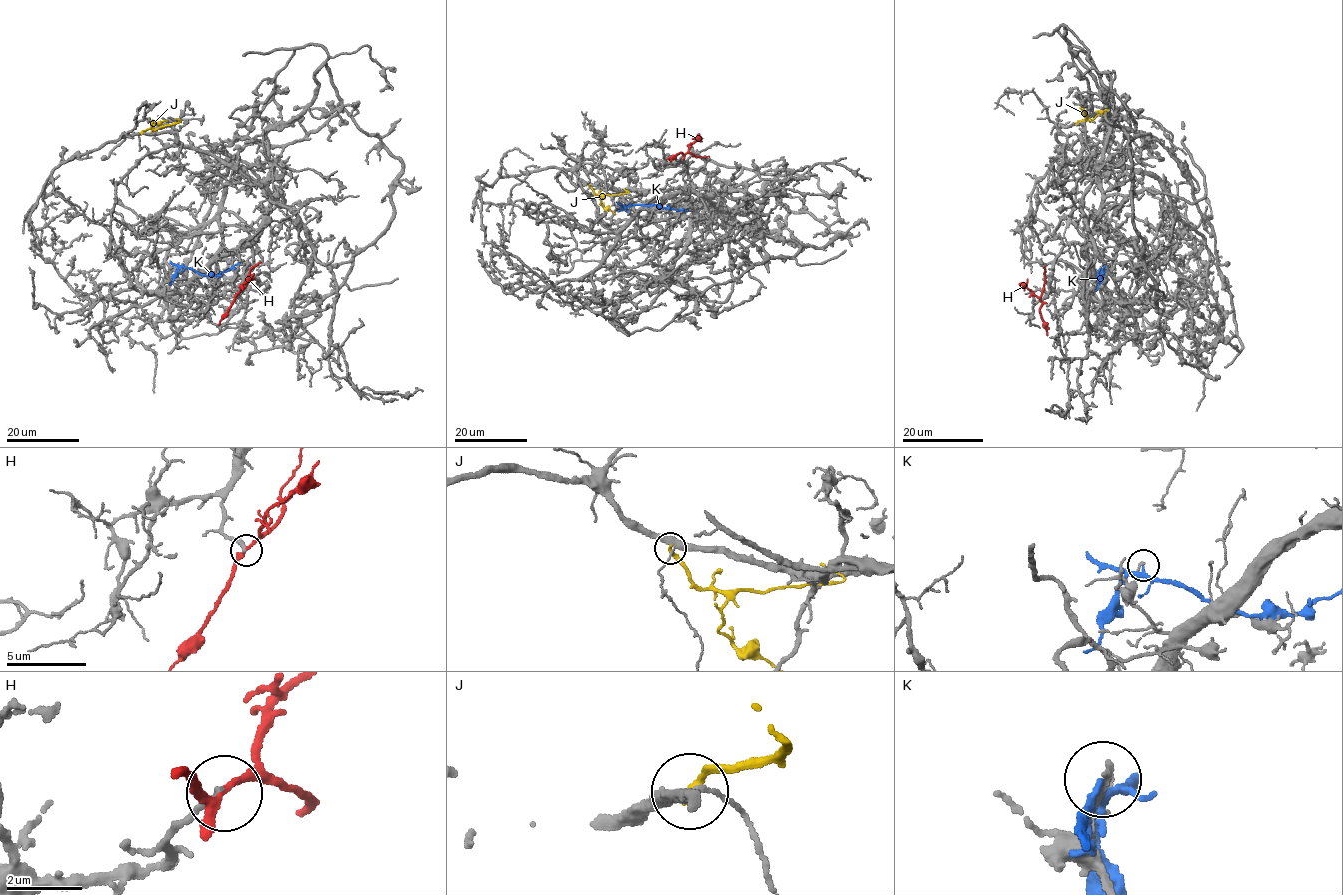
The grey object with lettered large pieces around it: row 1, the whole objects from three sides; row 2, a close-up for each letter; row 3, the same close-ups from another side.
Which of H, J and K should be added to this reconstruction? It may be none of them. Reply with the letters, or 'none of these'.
none of these

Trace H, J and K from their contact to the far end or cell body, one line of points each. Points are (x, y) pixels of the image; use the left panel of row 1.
H: (237, 293), (245, 286), (250, 269), (261, 262)
J: (141, 133), (180, 121), (175, 118)
K: (183, 264), (202, 274), (219, 275), (240, 263)

